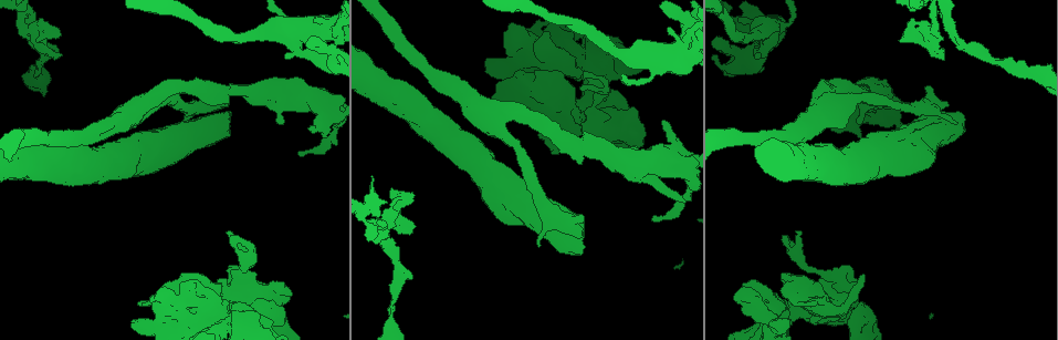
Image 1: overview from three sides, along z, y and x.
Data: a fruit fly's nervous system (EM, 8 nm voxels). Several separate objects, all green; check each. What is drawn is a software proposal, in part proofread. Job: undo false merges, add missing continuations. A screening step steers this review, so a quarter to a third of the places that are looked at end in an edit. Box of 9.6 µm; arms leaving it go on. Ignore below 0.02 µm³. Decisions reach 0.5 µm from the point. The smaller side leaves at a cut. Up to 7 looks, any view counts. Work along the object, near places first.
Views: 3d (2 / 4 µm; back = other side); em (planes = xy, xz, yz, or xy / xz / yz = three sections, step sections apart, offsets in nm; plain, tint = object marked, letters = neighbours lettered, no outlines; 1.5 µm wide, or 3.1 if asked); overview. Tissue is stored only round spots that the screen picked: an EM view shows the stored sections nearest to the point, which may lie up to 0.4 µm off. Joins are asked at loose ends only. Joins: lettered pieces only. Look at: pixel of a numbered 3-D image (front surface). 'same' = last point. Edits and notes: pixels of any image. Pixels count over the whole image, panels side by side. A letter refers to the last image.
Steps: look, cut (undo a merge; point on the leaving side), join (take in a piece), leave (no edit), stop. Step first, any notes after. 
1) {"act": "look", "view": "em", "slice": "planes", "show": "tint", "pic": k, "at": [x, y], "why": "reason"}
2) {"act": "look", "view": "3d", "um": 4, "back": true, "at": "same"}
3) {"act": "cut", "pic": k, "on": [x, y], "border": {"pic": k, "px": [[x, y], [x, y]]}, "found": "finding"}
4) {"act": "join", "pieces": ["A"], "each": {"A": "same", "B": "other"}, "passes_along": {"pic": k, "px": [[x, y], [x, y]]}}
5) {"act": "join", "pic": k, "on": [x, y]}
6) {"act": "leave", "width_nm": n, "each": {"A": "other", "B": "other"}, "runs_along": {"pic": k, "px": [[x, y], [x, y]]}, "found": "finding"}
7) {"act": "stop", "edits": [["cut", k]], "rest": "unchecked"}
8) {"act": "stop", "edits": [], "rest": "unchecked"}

{"act": "look", "view": "3d", "um": 2, "pic": 1, "at": [860, 136], "why": "free end"}

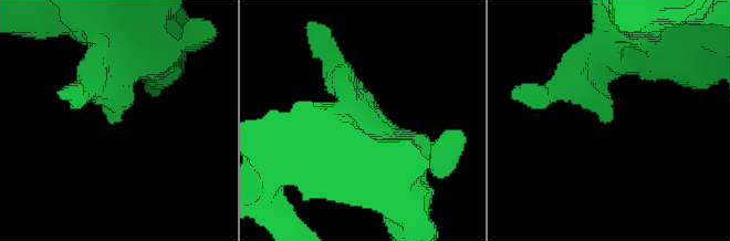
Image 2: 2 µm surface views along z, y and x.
{"act": "look", "view": "em", "slice": "planes", "show": "letters", "pic": 2, "at": [111, 123], "why": "now the EM"}

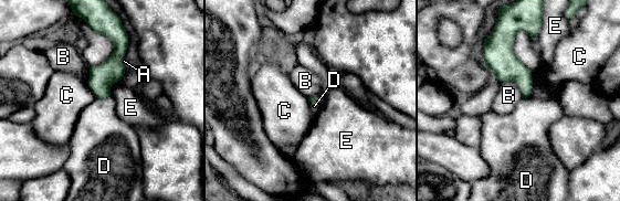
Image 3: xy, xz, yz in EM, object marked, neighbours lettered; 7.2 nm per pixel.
{"act": "leave", "each": {"A": "other", "B": "other", "C": "other", "D": "other", "E": "other"}, "border": {"pic": 3, "px": [[109, 95], [96, 98]]}, "found": "no lettered piece goes on from it"}

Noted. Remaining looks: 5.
{"act": "look", "view": "em", "slice": "xy", "step": 4, "show": "tint", "pic": 1, "at": [154, 302]}

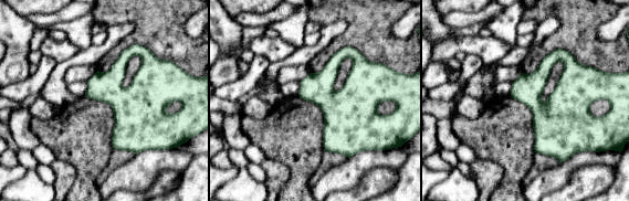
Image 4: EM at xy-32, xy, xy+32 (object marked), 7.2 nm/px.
{"act": "look", "view": "em", "slice": "yz", "step": 4, "show": "letters", "at": "same"}

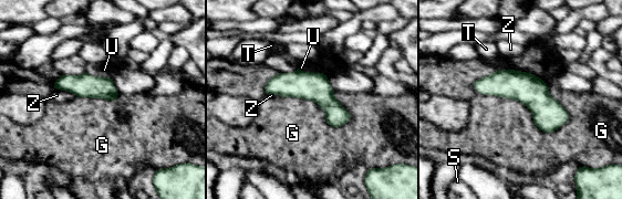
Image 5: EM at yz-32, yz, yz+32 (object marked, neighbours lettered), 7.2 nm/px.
{"act": "leave", "width_nm": 160, "each": {"G": "other", "S": "other", "T": "other", "U": "other", "Z": "other"}, "runs_along": {"pic": 5, "px": [[476, 84], [522, 86], [566, 116]]}, "found": "continuous, no second neuron"}

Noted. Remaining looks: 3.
{"act": "look", "view": "3d", "um": 2, "pic": 1, "at": [863, 274], "why": "branch stops here"}

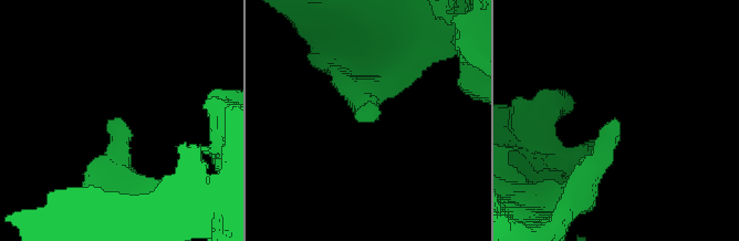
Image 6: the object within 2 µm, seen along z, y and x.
{"act": "look", "view": "em", "slice": "planes", "show": "letters", "pic": 6, "at": [369, 118]}

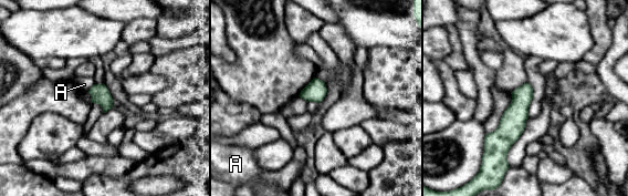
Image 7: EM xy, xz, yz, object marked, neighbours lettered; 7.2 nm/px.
{"act": "leave", "each": {"A": "other"}, "runs_along": {"pic": 7, "px": [[527, 86], [503, 137], [503, 158]]}, "found": "none of them fits"}

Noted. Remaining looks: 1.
{"act": "stop", "edits": [], "rest": "unchecked"}

